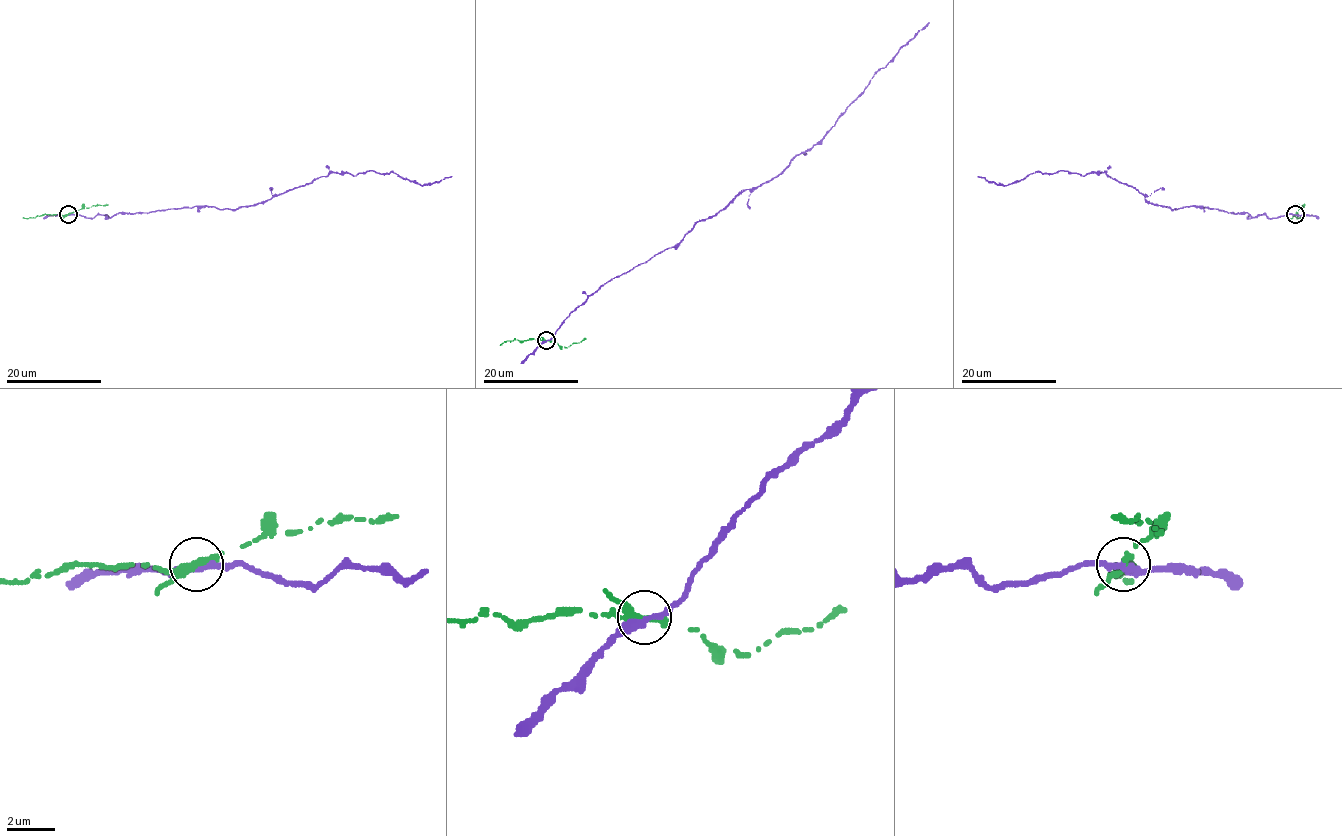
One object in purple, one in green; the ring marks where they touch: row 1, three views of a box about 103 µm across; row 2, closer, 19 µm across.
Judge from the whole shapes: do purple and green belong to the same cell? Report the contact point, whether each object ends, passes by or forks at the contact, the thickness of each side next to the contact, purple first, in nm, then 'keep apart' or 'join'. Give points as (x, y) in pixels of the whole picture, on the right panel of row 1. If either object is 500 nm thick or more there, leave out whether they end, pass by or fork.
at (1295, 214); purple passes by; green passes by; 320 nm thick on the purple side, 320 nm on the other; keep apart

